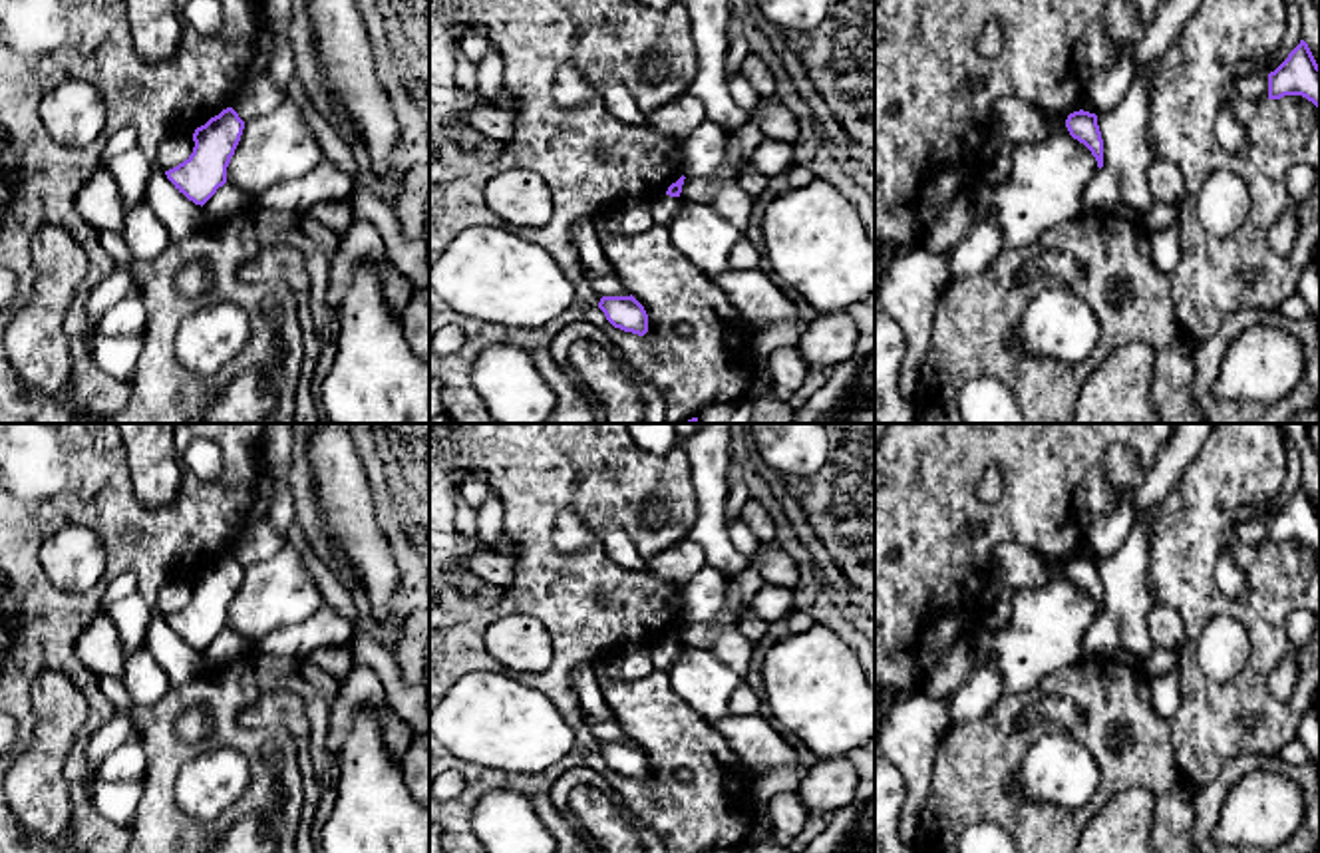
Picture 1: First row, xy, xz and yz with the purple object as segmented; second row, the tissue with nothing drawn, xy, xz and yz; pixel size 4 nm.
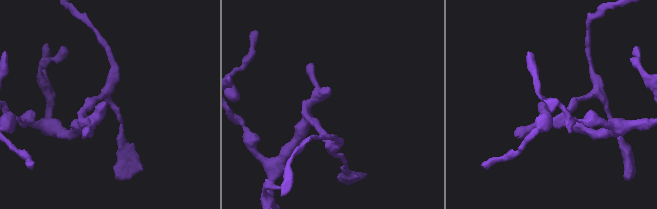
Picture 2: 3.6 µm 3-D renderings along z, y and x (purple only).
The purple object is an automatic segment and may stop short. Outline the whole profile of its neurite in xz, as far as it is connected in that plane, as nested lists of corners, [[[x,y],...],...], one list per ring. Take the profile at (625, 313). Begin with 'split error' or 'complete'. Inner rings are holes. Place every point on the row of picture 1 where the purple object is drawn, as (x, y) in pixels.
complete; [[[602,296],[598,308],[606,320],[624,332],[644,336],[648,332],[648,314],[644,306],[630,296]]]

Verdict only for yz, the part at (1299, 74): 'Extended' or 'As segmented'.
As segmented

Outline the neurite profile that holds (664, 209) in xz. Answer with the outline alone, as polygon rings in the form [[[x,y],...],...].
[[[670,195],[658,197],[656,201],[652,201],[654,223],[670,227],[672,221],[682,211],[682,205],[684,205],[682,197],[670,197]]]

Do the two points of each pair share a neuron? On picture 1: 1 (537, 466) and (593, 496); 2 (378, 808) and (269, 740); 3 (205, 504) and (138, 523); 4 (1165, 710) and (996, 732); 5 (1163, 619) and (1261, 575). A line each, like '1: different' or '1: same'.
1: same
2: different
3: same
4: different
5: different

